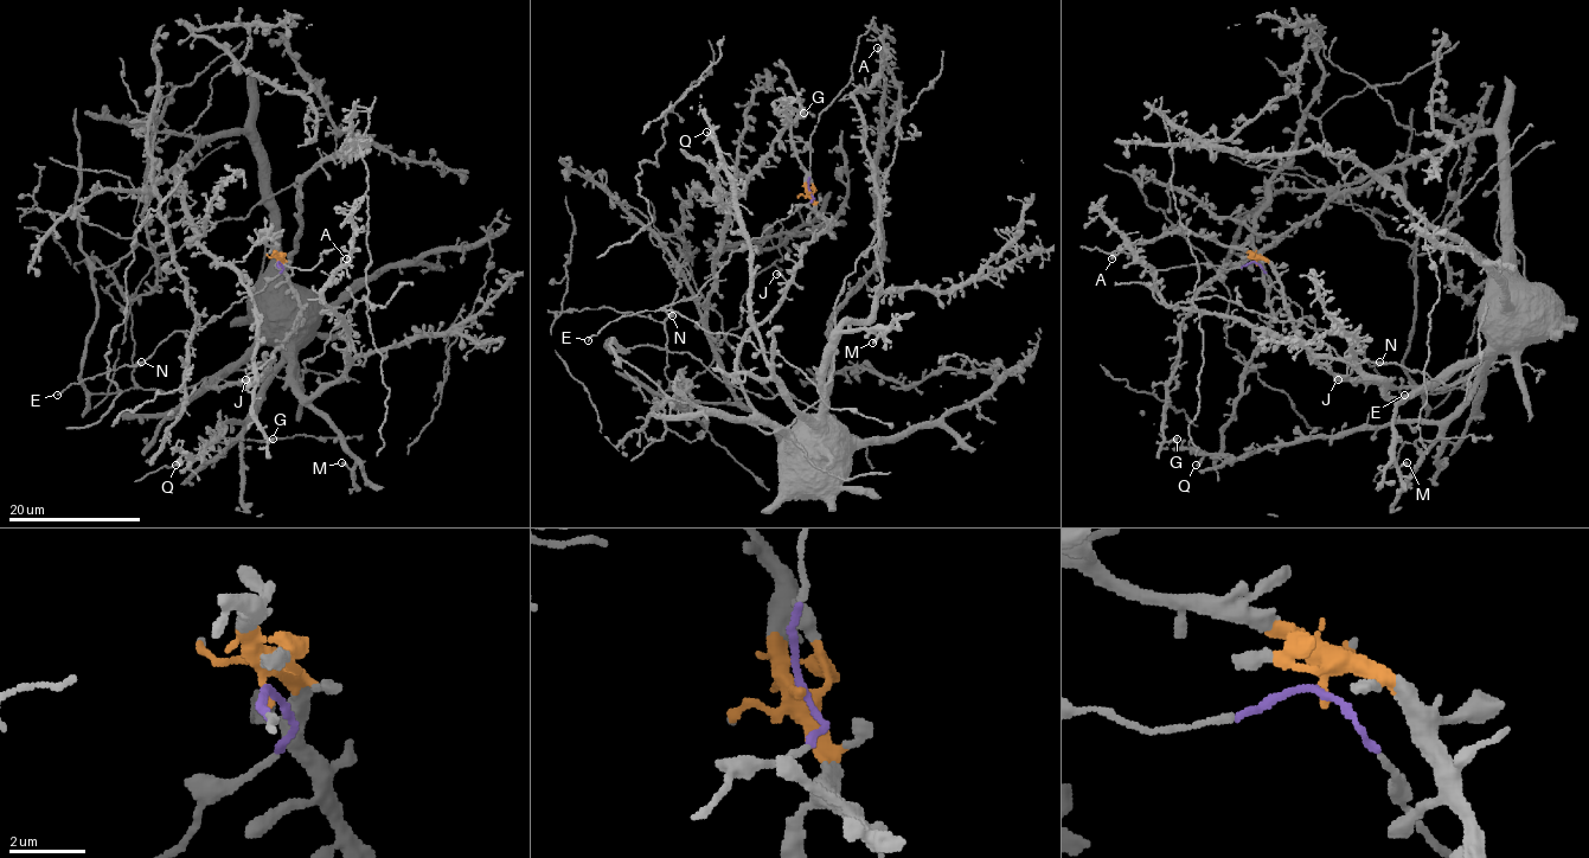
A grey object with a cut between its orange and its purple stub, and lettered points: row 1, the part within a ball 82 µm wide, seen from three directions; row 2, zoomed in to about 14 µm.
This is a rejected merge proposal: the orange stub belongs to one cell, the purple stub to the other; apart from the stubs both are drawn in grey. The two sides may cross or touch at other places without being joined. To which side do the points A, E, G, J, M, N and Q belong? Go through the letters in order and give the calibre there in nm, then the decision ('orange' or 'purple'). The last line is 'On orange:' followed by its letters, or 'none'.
A: 400 nm thick; orange
E: 160 nm thick; purple
G: 360 nm thick; orange
J: 380 nm thick; orange
M: 360 nm thick; orange
N: 500 nm thick; purple
Q: 280 nm thick; orange
On orange: A, G, J, M, Q

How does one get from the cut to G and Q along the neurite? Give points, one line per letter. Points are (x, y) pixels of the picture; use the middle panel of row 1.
G: (809, 192), (831, 224), (737, 382), (801, 441), (745, 405), (707, 318), (725, 213), (785, 100), (805, 113)
Q: (809, 192), (831, 224), (742, 346), (737, 382), (794, 433), (813, 427), (773, 377), (735, 186), (707, 132)

